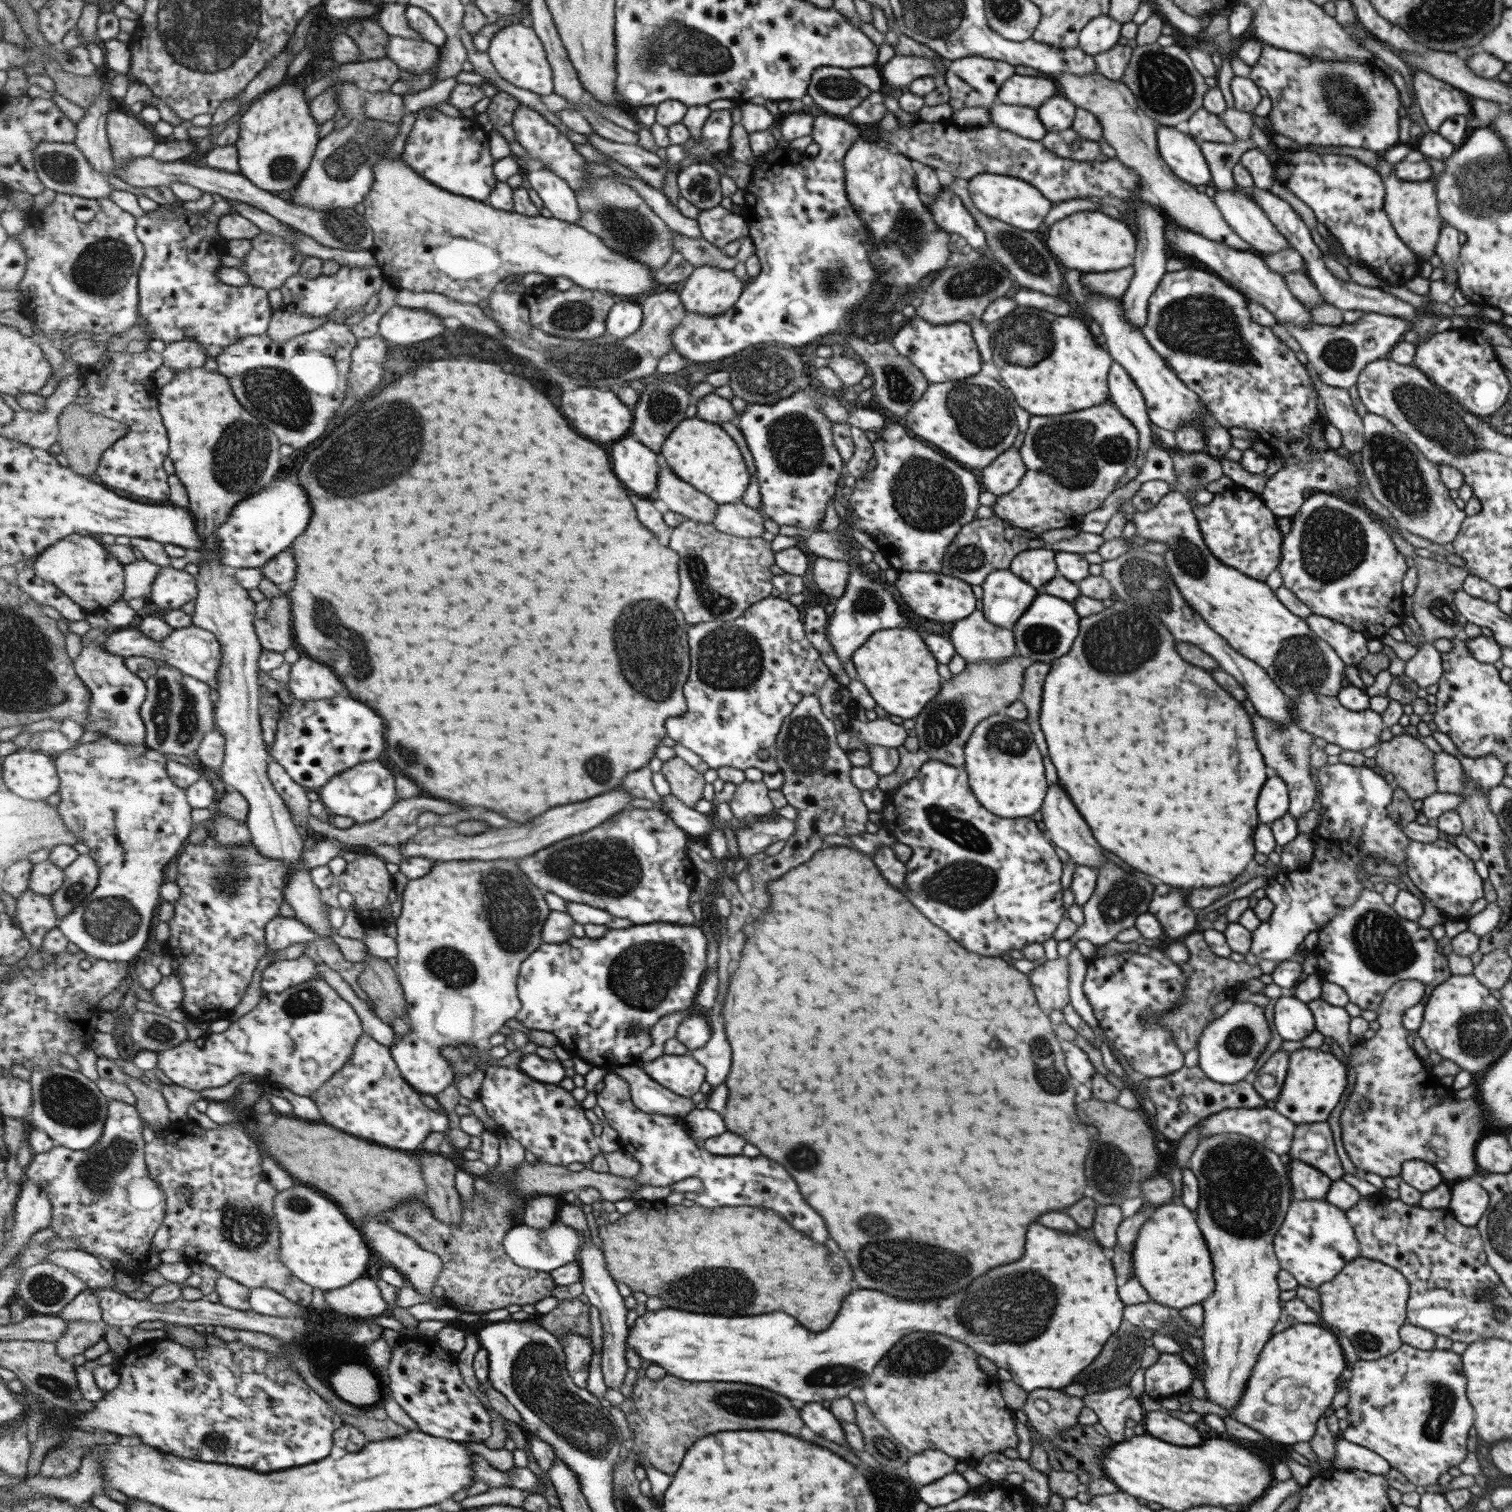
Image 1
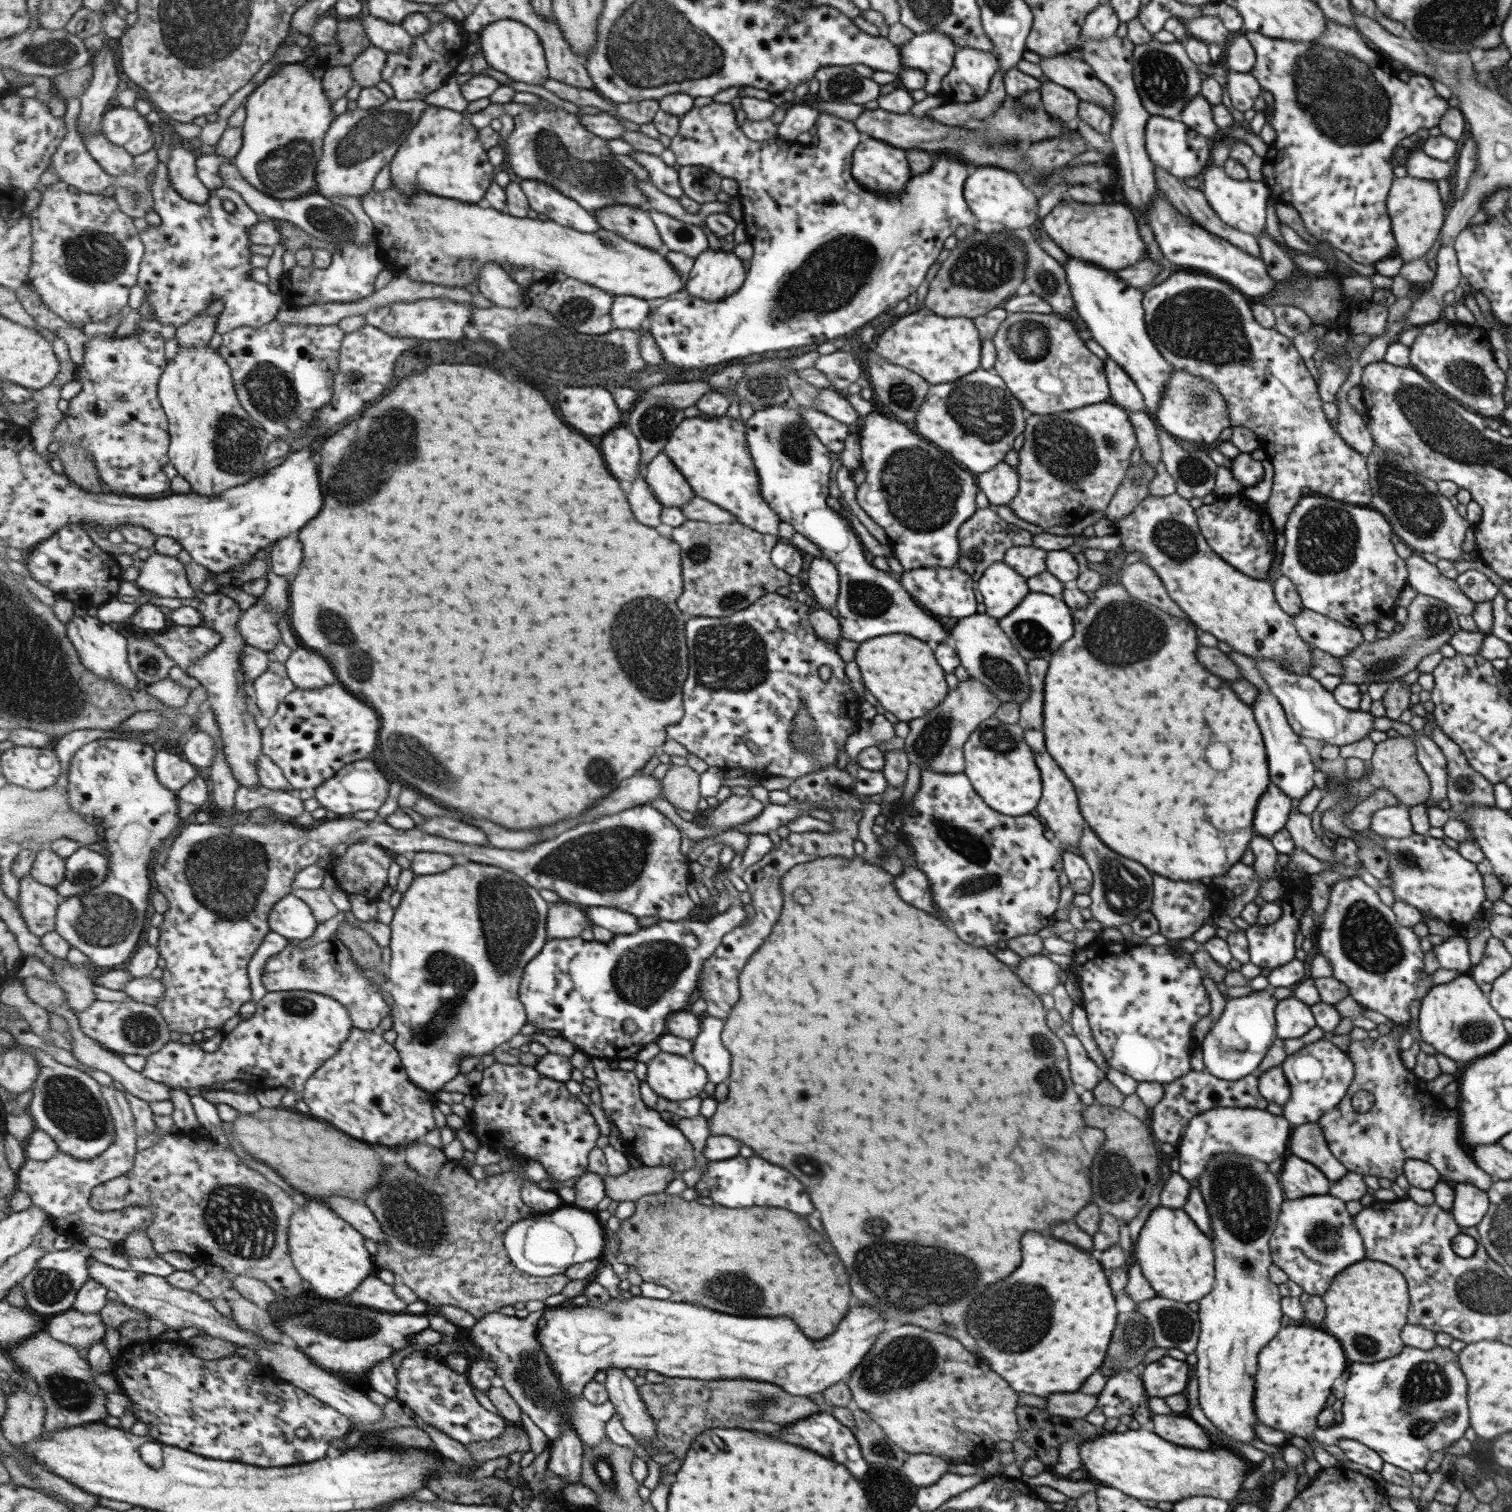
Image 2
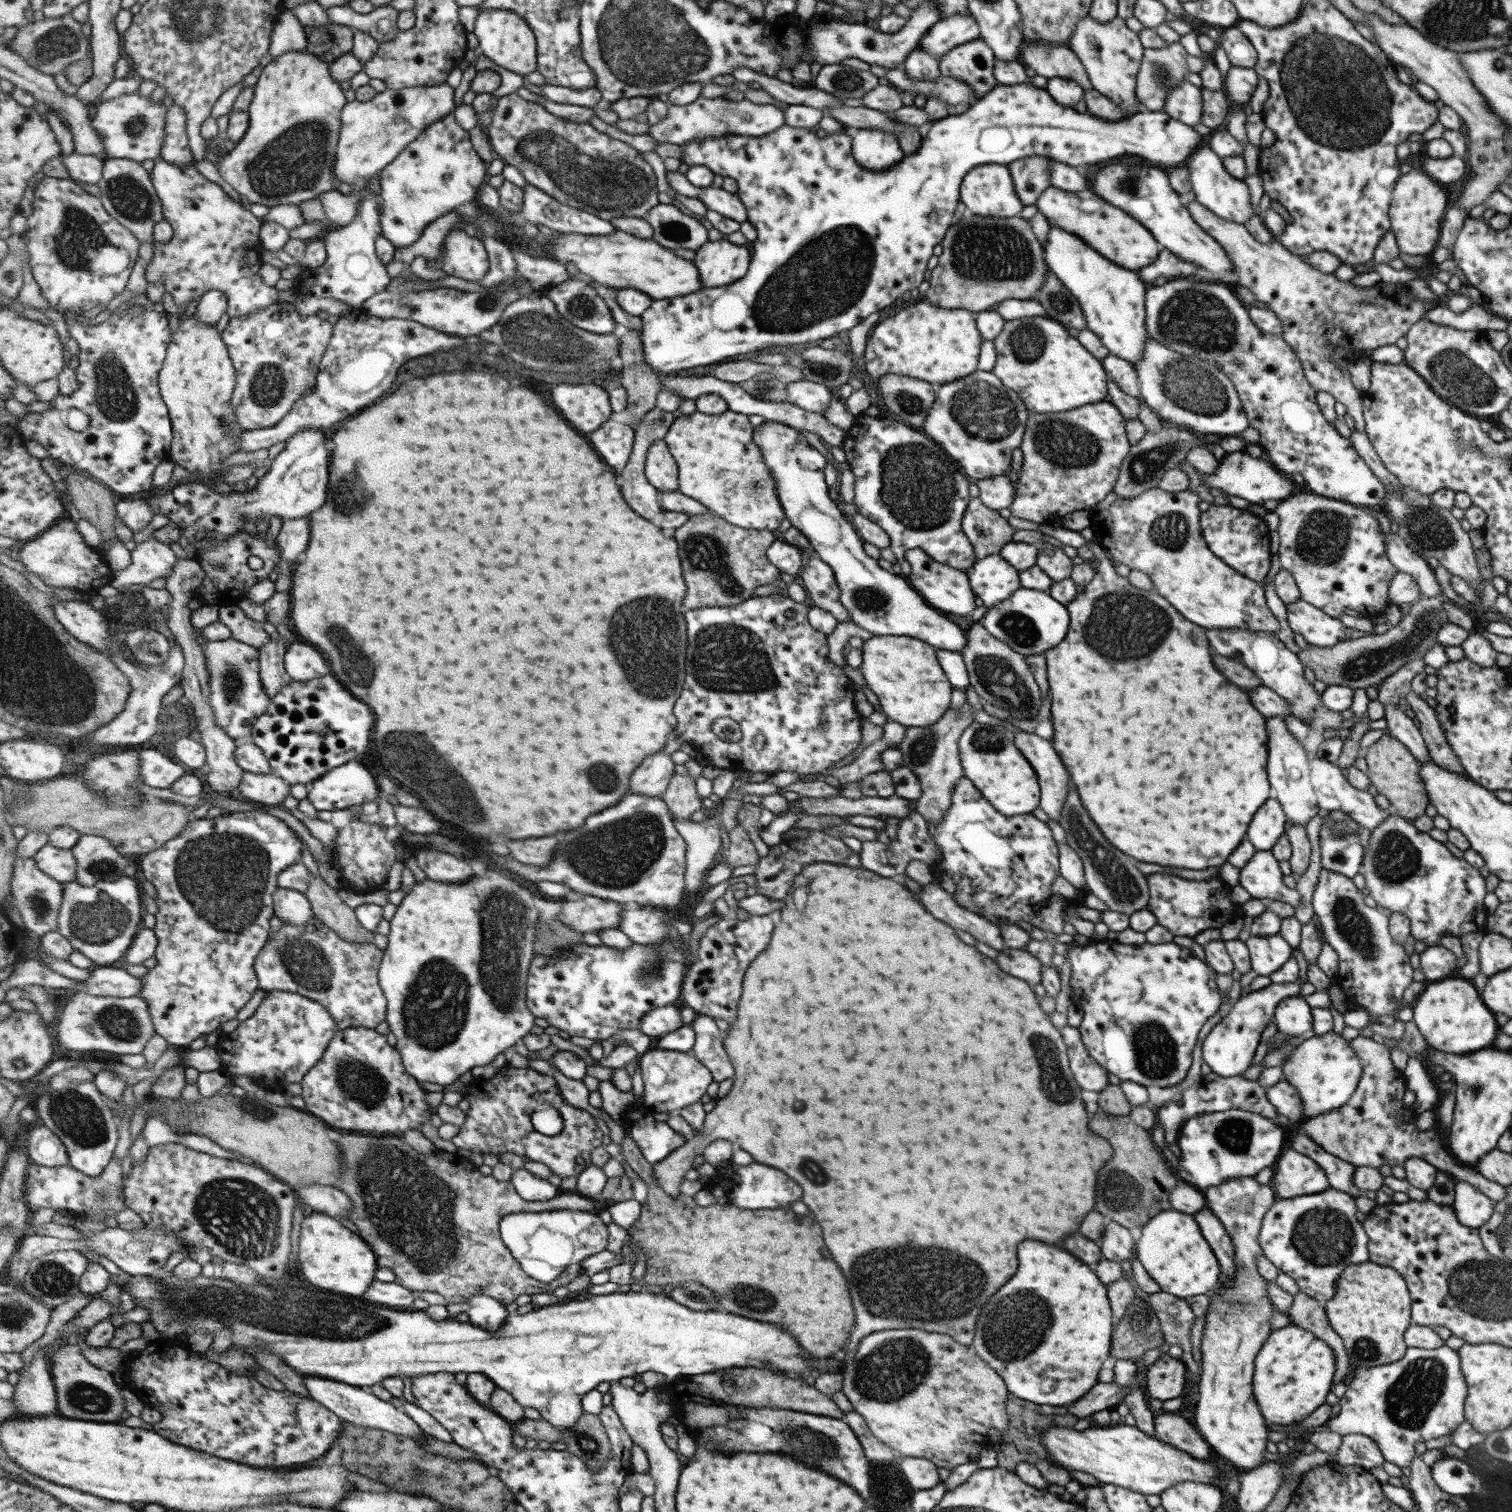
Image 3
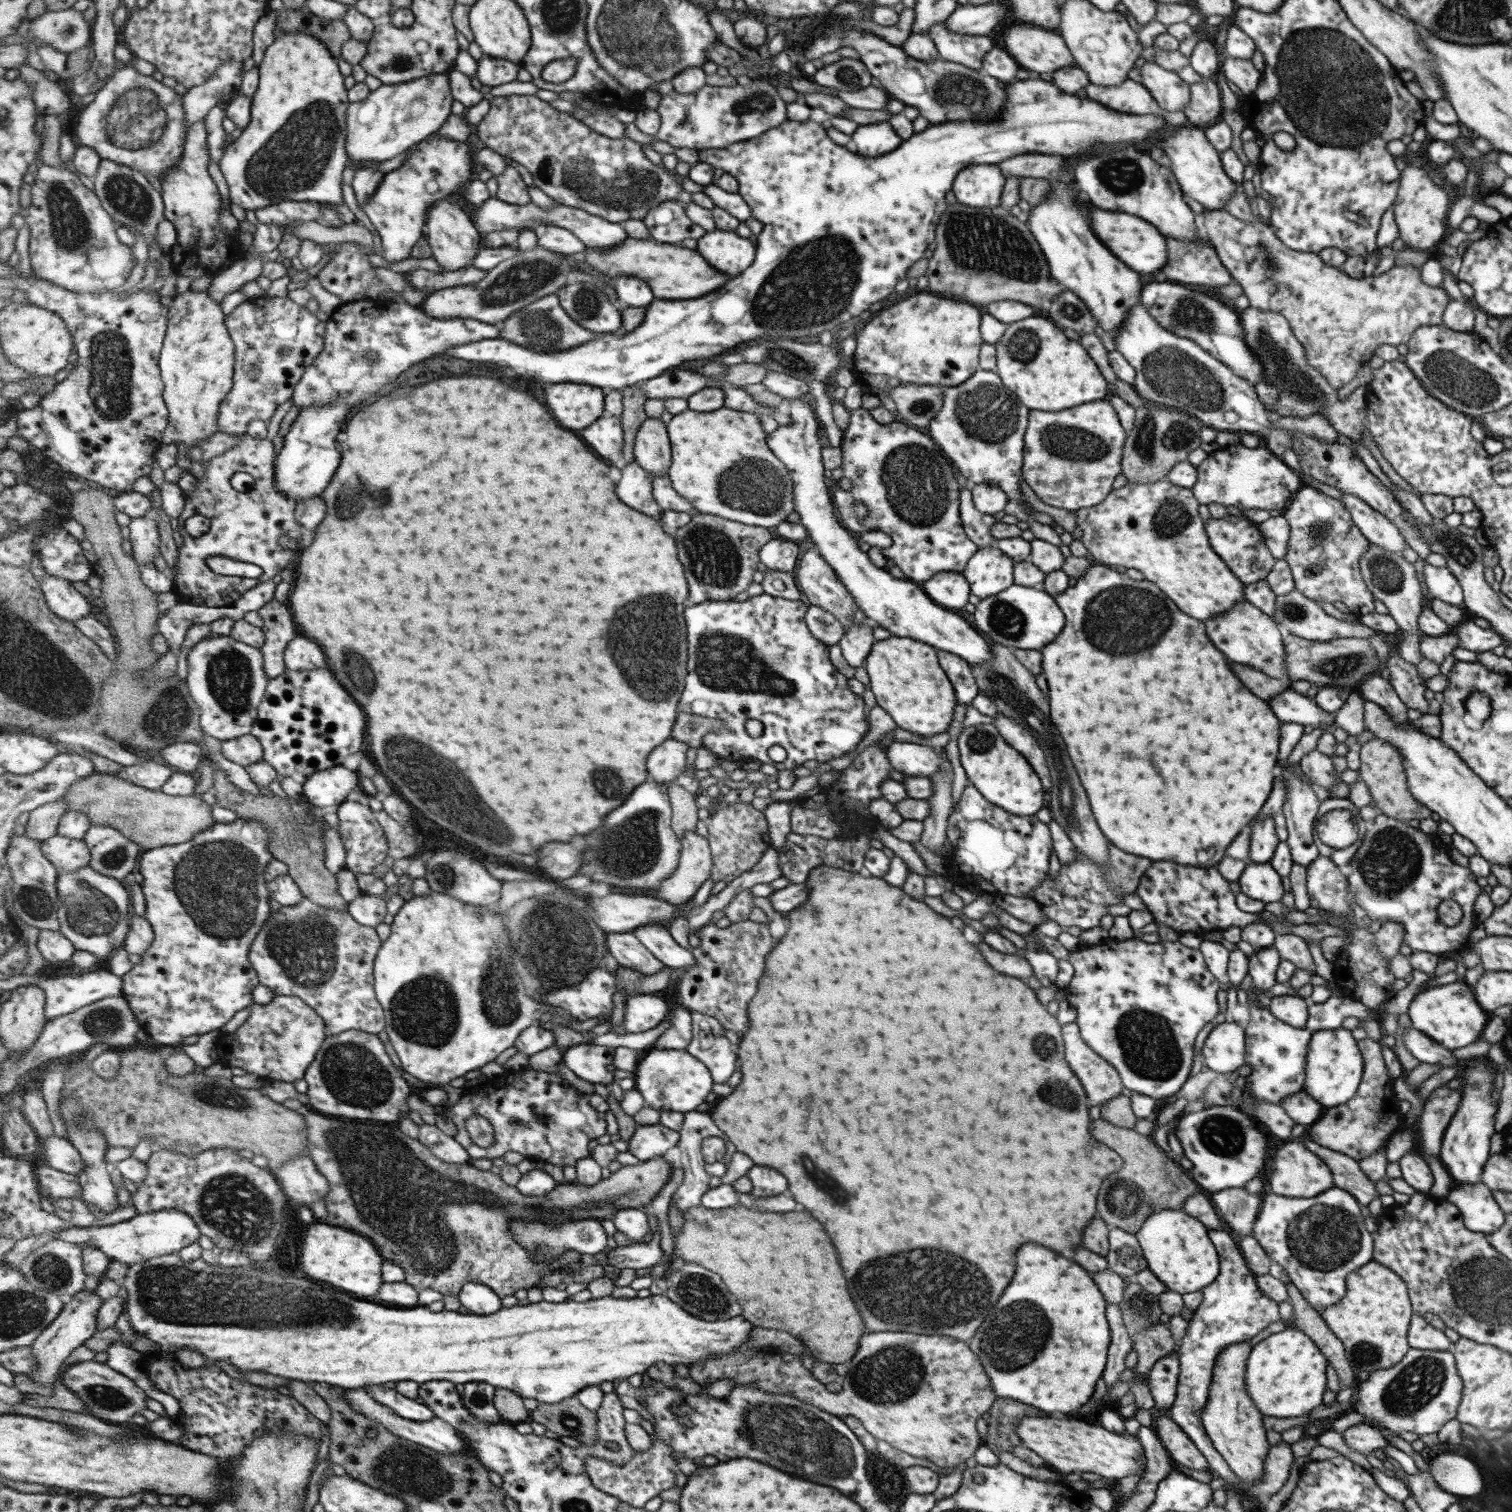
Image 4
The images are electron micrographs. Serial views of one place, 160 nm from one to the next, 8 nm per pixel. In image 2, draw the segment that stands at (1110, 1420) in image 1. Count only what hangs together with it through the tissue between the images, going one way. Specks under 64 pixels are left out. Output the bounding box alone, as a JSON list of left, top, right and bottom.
[1095,1370,1150,1429]

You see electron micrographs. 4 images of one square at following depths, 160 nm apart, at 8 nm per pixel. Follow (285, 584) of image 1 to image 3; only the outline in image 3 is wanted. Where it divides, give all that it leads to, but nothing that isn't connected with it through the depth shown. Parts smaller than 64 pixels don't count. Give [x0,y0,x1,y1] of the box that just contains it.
[269,516,311,582]

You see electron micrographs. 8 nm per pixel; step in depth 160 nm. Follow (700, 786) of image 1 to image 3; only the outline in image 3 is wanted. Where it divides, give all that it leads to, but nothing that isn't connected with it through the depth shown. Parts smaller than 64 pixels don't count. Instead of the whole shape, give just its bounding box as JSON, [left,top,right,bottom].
[662,774,703,820]

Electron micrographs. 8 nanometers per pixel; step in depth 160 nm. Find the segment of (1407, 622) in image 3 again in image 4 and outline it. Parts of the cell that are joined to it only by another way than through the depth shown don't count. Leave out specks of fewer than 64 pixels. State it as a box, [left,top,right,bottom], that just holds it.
[1281,633,1379,689]

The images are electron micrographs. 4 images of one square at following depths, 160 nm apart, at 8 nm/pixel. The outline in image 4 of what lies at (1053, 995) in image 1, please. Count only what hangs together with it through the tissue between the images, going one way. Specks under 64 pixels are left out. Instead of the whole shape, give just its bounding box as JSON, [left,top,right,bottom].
[979,941,1033,980]

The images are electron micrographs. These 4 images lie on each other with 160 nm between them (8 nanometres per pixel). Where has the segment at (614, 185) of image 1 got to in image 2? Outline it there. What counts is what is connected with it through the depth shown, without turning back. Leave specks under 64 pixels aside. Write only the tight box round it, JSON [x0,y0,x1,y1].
[594,204,665,251]

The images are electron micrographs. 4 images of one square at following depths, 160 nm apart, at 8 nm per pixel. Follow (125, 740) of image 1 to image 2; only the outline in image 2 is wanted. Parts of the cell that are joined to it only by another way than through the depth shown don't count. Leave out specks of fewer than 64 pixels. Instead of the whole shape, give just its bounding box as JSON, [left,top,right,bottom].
[67,614,144,691]

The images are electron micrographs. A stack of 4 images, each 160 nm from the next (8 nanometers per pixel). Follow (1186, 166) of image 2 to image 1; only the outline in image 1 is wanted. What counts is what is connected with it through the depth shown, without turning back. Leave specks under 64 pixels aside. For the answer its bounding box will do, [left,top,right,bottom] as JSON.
[1156,124,1212,187]

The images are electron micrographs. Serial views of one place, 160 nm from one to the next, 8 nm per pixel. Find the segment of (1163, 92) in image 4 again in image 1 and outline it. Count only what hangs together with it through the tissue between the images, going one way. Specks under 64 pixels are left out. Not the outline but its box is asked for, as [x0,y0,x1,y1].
[1187,107,1236,144]

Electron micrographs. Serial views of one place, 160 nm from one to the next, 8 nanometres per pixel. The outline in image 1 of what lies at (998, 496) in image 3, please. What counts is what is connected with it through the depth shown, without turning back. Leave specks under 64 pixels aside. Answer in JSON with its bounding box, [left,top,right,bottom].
[981,445,1025,497]

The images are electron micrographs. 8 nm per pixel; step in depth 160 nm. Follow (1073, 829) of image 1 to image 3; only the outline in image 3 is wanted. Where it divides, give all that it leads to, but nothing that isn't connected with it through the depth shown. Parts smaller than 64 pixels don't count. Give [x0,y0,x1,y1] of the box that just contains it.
[1014,731,1067,821]

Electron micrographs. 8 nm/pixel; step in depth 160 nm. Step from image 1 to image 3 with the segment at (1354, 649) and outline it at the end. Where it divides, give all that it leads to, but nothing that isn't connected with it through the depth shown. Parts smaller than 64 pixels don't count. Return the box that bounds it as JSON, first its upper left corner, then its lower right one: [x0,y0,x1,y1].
[1285,600,1391,648]

